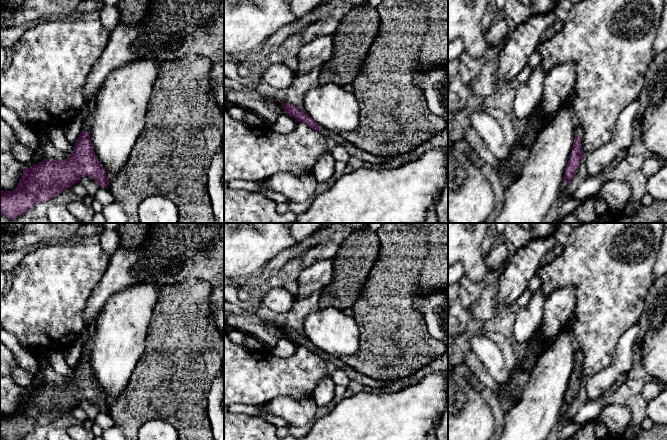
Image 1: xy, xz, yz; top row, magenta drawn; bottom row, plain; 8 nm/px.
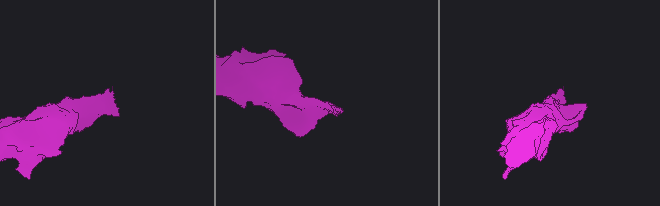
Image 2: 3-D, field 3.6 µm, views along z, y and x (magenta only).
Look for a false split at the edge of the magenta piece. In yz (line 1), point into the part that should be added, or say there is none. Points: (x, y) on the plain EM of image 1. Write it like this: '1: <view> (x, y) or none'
1: yz (578, 354)

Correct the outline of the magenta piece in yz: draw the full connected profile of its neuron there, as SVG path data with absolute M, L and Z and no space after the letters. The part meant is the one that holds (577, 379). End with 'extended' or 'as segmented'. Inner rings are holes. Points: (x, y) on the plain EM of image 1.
M582 351L575 352L575 363L572 371L571 379L566 390L564 398L564 409L568 408L571 403L576 399L579 388L584 382L584 377L582 374L582 362L583 362L583 353Z | extended

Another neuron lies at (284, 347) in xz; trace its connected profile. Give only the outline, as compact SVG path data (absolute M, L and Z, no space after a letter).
M283 337L277 340L277 343L269 350L272 354L280 357L288 357L293 355L298 347L291 340Z

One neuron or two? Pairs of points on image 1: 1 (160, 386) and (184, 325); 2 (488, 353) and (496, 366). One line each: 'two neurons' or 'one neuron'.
1: one neuron
2: one neuron

